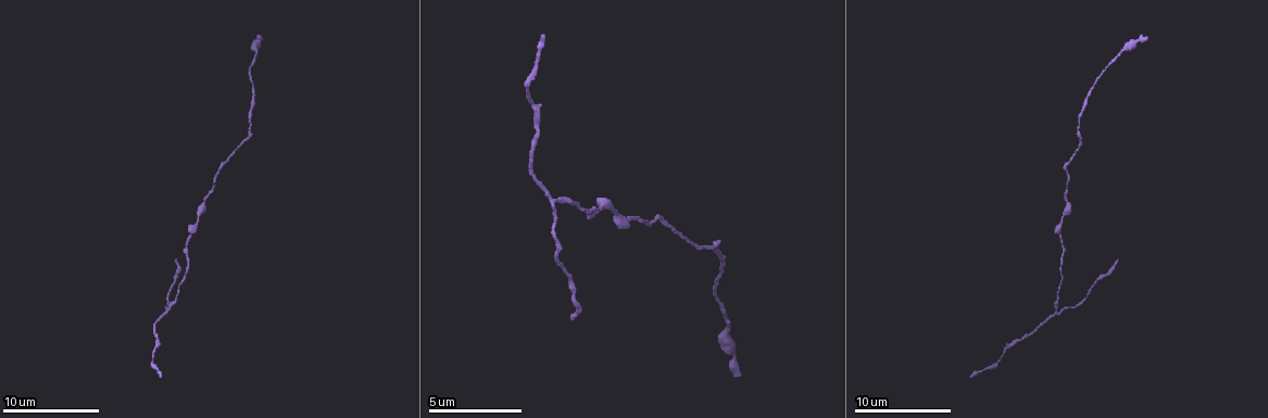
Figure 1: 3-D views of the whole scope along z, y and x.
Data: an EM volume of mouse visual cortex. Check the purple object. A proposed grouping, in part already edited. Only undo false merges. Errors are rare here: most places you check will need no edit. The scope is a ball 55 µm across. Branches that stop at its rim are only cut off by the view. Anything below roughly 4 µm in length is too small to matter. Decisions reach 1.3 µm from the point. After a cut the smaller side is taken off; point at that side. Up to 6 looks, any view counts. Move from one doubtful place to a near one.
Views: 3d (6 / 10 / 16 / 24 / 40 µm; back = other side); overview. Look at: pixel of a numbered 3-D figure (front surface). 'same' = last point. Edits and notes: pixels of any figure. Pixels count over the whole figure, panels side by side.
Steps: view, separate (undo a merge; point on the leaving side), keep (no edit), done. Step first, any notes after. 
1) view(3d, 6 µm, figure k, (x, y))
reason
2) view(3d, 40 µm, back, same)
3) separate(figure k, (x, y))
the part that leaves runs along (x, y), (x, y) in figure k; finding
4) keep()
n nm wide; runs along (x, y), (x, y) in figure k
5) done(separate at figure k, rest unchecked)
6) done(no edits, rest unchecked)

view(3d, 16 µm, figure 1, (1027, 336))
calibre changes

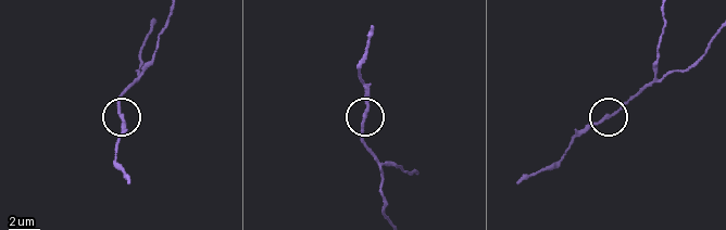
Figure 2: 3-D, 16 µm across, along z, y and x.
keep()
runs along (170, 15), (154, 58), (121, 98), (124, 135) in figure 2; continuous, no second neuron

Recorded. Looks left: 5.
view(3d, 16 µm, figure 1, (200, 214))

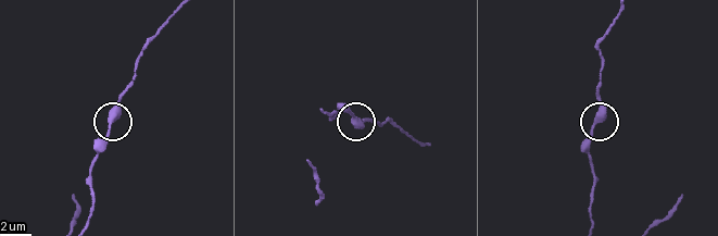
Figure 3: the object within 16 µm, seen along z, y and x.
keep()
side arm 25 µm; one neuron here

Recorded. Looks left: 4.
view(3d, 6 µm, figure 1, (722, 263))
calibre changes

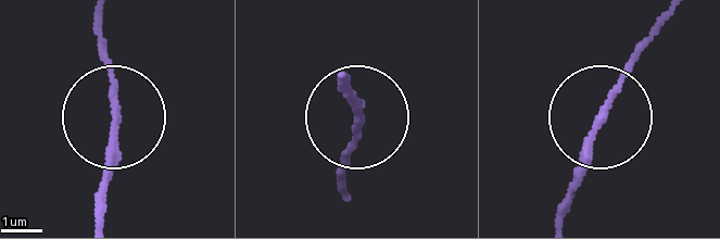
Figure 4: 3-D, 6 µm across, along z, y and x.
keep()
runs along (98, 213), (118, 109), (98, 15) in figure 4; one neuron here

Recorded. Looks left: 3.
done(no edits, rest unchecked)

